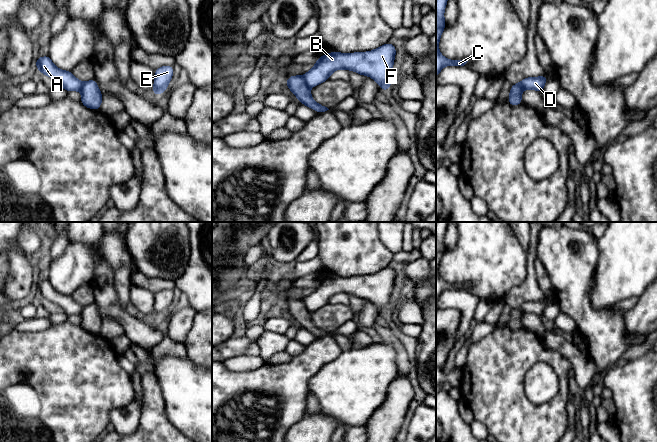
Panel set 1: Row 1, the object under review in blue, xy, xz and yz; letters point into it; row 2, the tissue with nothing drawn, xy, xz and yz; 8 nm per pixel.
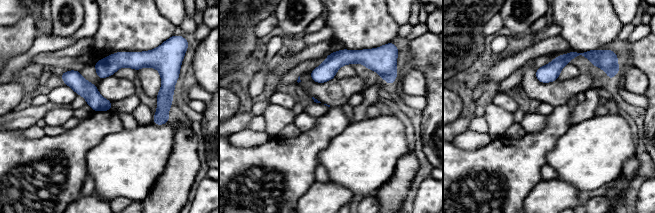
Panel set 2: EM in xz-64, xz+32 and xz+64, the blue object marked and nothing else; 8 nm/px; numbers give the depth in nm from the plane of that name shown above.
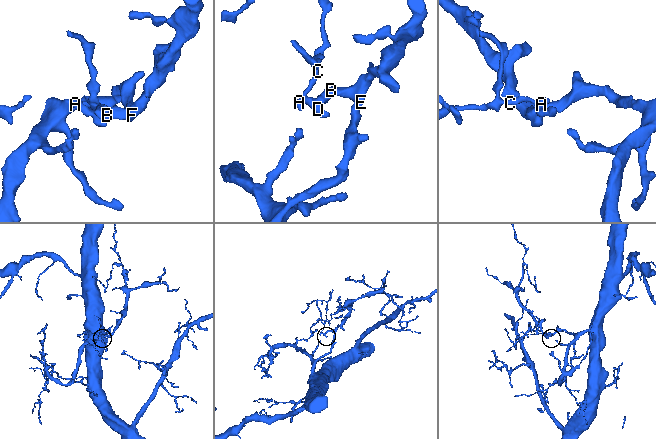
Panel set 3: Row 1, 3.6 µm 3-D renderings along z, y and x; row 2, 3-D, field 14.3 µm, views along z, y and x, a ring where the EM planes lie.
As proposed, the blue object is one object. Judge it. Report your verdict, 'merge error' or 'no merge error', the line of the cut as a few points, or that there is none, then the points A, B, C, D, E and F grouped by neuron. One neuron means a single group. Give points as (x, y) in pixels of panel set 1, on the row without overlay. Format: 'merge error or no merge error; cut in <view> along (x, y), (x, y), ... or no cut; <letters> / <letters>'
merge error; cut in xz along (302, 300), (308, 311); A C D / B E F

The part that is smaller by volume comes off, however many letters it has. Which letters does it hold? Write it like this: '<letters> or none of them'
A, C, D

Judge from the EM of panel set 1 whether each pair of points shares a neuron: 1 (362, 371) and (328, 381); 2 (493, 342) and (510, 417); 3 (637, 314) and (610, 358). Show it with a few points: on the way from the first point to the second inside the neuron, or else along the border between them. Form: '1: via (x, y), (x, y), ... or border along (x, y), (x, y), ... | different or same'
1: via (354, 379), (352, 381), (336, 381) | same
2: via (494, 361), (494, 390), (497, 398) | same
3: border along (624, 313), (625, 330), (646, 336) | different

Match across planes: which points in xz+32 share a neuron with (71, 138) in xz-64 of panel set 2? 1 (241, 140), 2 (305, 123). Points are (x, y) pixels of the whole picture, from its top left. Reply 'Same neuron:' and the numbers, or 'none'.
Same neuron: none

